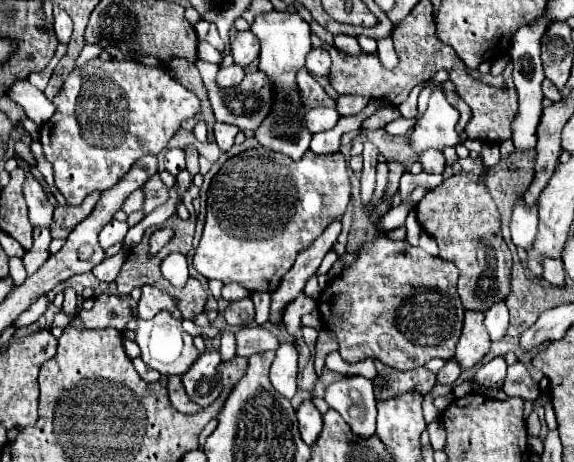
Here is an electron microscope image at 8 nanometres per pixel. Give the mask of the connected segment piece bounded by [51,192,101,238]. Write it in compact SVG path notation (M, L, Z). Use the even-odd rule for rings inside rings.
M93 192L91 196L85 198L85 202L81 206L55 206L51 236L53 238L67 238L71 234L71 230L93 212L99 198L101 198L101 192Z

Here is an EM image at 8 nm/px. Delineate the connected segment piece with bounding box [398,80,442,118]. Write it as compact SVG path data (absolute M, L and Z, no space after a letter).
M432 80L417 85L410 92L407 100L398 106L400 114L405 118L416 118L418 115L418 97L421 91L425 88L437 89L442 86L442 83Z

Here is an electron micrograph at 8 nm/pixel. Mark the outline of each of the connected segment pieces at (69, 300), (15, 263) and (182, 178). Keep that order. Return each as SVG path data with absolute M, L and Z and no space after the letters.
M71 288L65 290L65 302L63 302L61 310L69 316L69 322L77 316L77 294Z
M11 258L9 260L9 274L11 274L11 278L13 278L13 282L15 282L15 286L19 286L19 284L23 284L25 282L25 278L23 278L23 262L21 262L21 258Z
M183 170L183 172L179 172L177 174L177 188L179 188L179 198L177 198L177 204L175 206L179 206L181 202L183 202L183 194L187 192L187 188L193 184L193 176L191 174L187 174L187 170Z

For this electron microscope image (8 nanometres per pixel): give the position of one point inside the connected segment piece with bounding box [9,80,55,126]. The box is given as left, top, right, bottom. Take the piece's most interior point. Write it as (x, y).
(34, 102)

